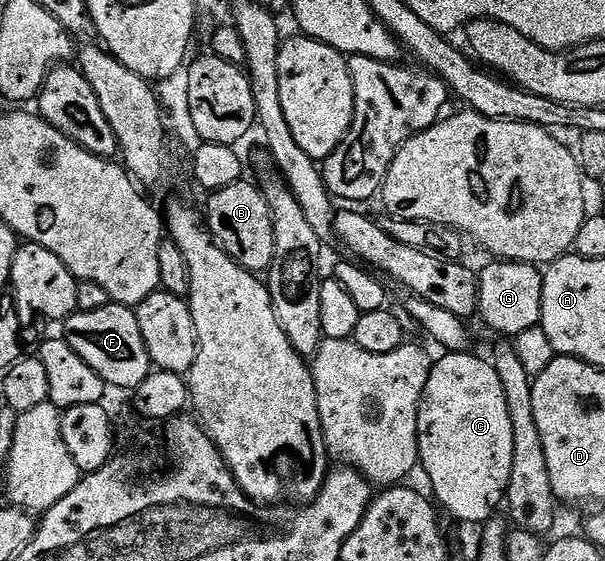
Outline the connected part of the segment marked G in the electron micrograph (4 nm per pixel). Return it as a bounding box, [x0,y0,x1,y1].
[478,261,544,336]

